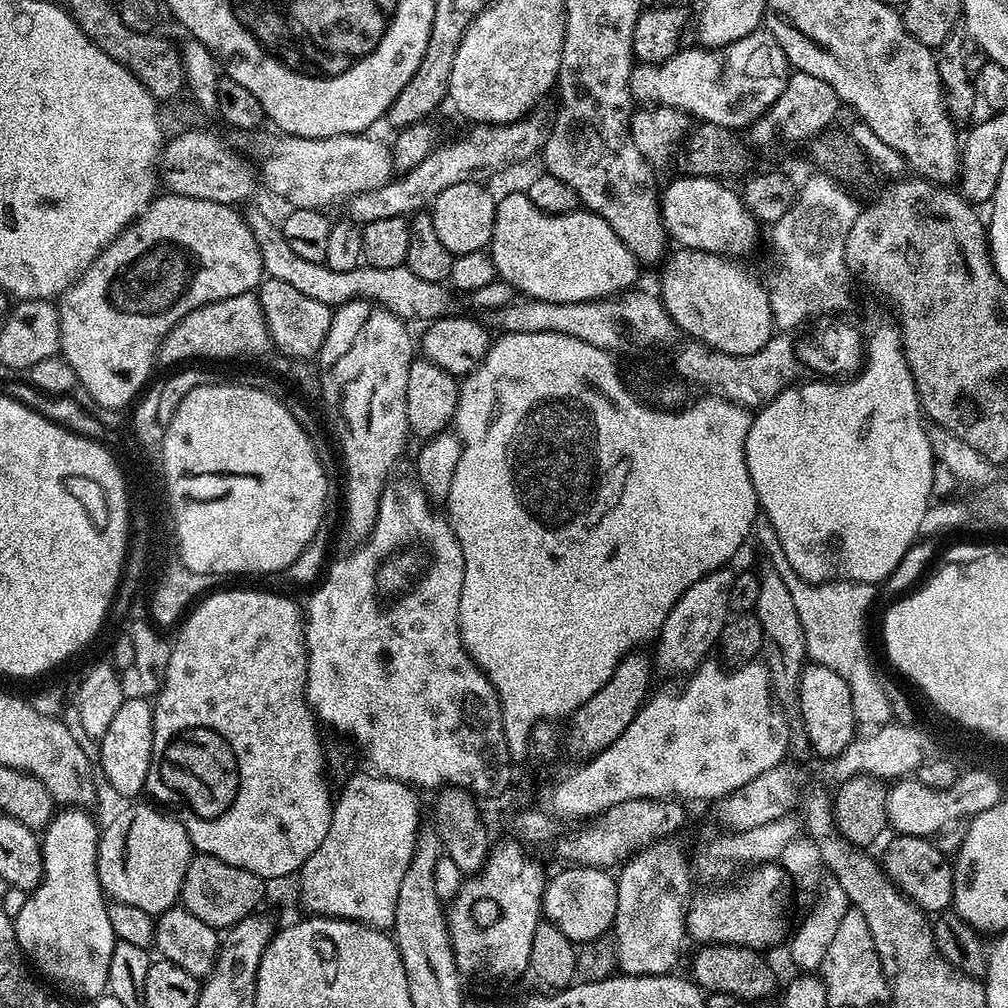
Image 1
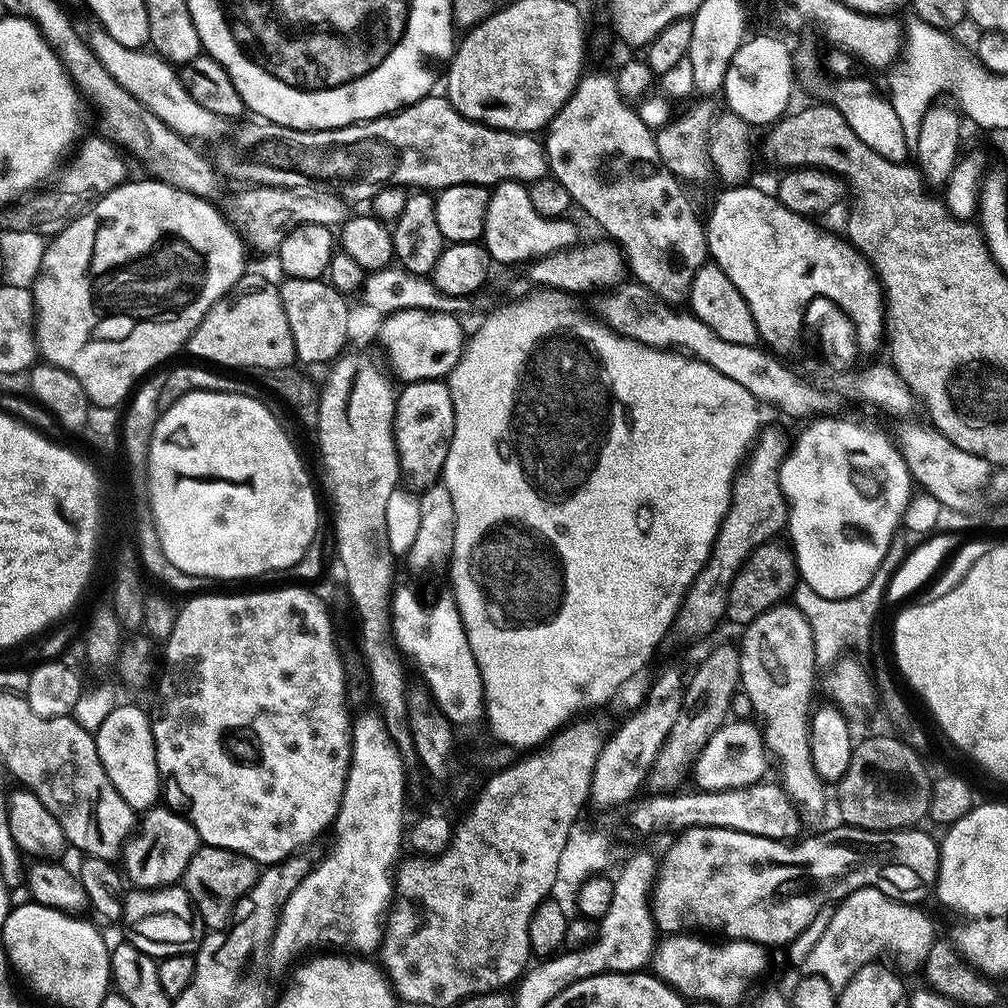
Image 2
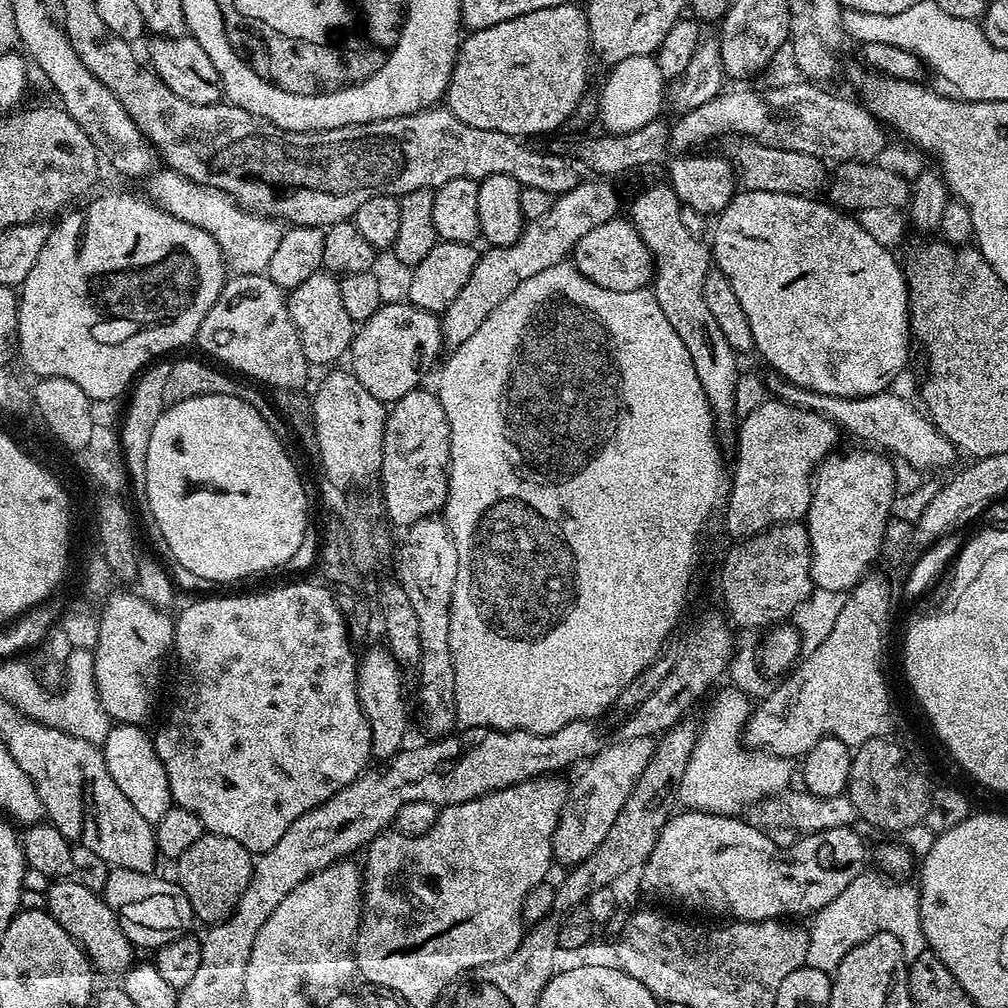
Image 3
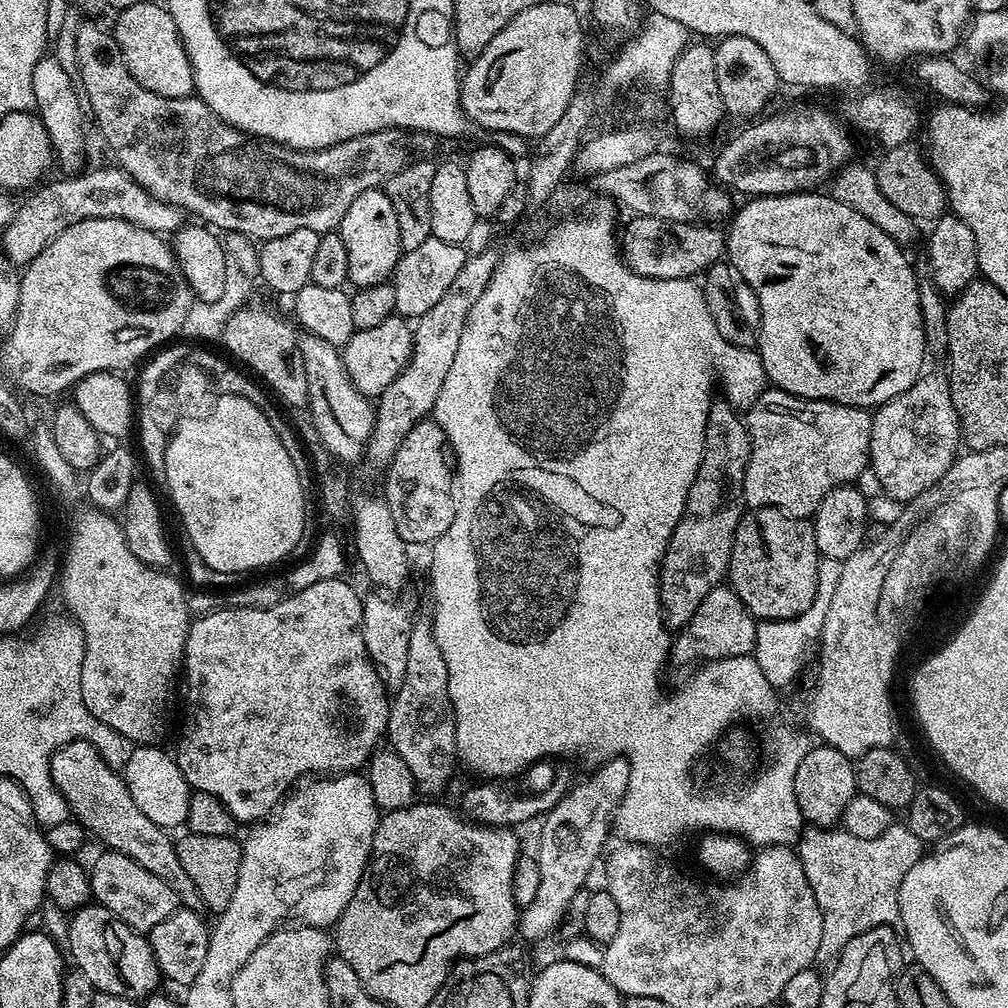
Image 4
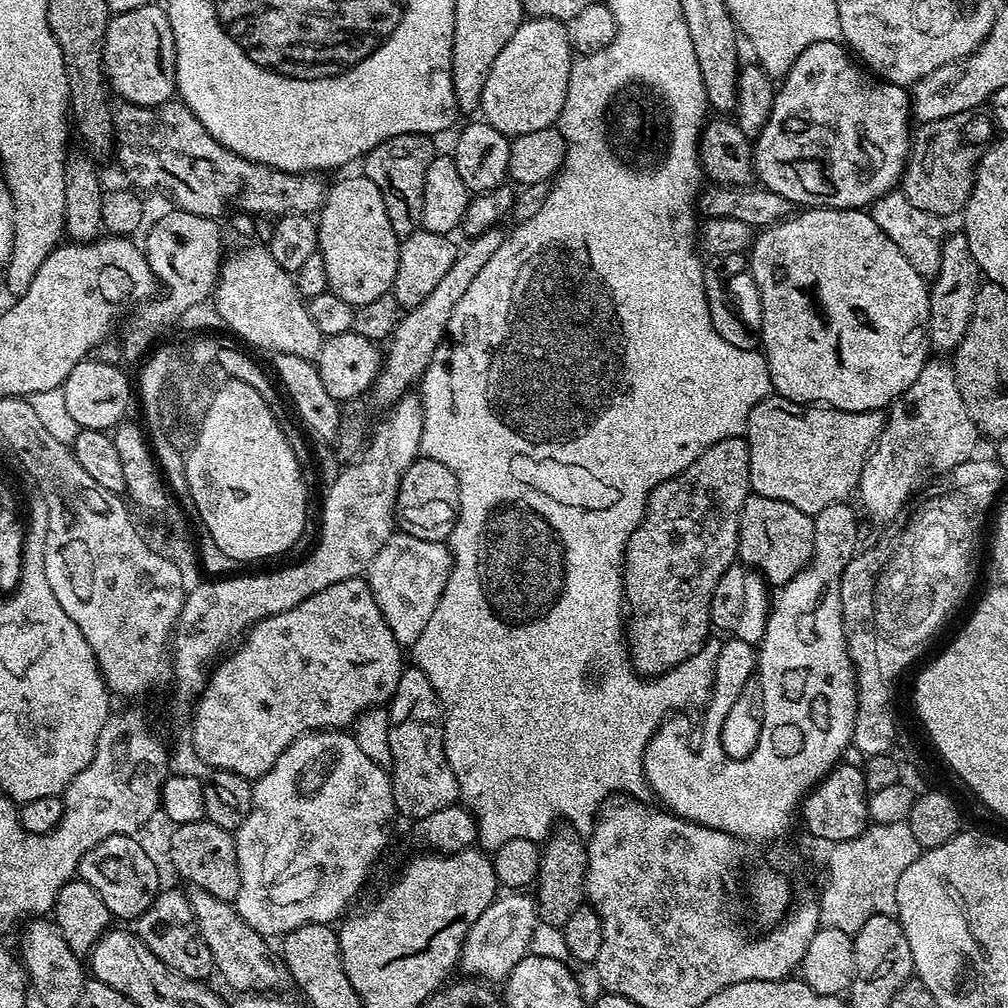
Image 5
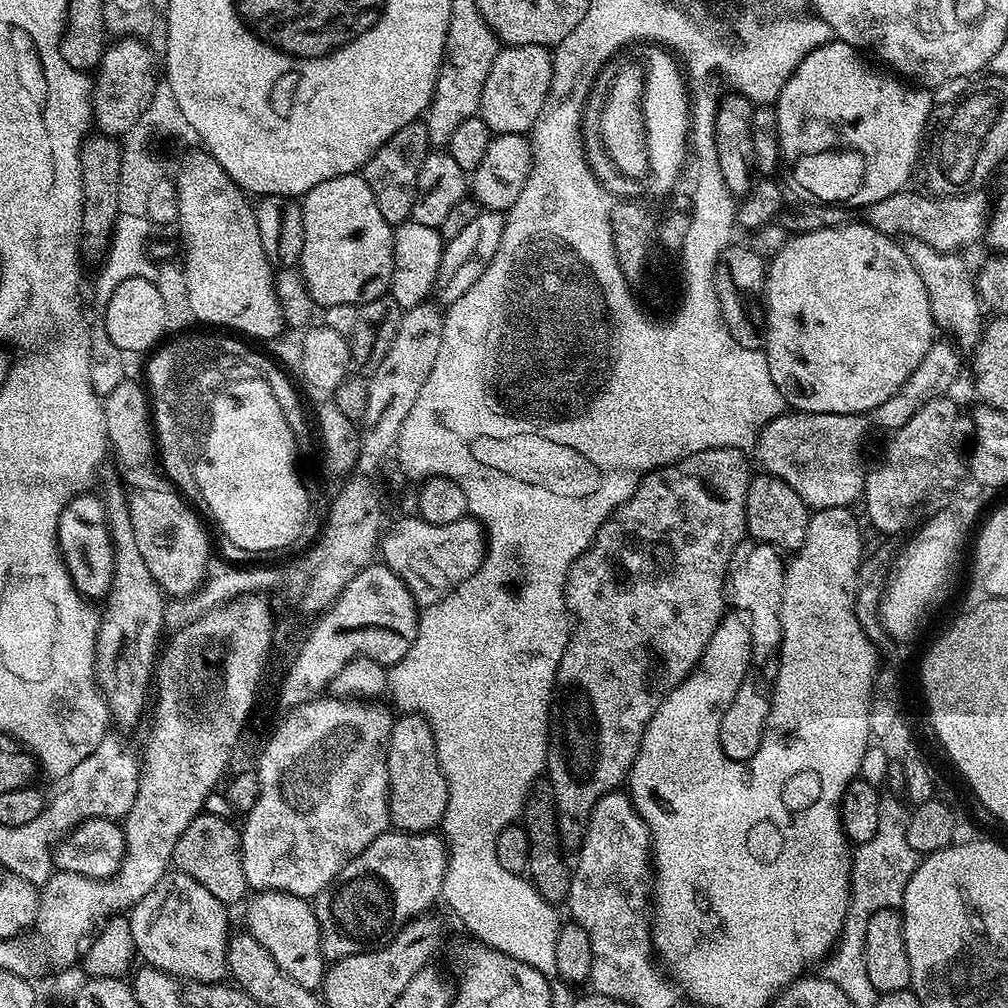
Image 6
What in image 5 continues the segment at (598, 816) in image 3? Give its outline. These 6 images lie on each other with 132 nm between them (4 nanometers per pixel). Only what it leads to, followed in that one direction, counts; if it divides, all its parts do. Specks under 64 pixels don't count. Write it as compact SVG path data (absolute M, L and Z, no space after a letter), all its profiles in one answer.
M528 894L497 895L496 899L492 901L492 905L486 910L482 910L478 922L474 922L474 926L470 926L458 961L459 971L464 971L461 973L465 977L479 978L485 982L503 981L510 974L510 970L514 970L514 966L518 966L518 962L522 962L522 958L529 955L532 947L532 935L538 923L538 909L535 899L531 895L524 895Z

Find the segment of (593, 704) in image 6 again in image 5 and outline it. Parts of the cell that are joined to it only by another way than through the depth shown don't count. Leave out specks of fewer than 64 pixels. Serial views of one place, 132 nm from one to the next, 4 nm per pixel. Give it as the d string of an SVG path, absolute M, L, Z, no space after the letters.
M740 434L727 436L722 442L711 444L693 464L686 466L686 470L682 470L674 478L662 482L648 496L648 511L644 513L644 520L634 530L634 534L630 534L628 545L624 551L624 566L622 569L624 578L624 602L627 612L626 647L628 650L628 659L631 660L633 668L641 676L645 678L662 676L674 666L678 666L682 662L694 658L694 654L698 654L698 650L702 650L704 645L709 643L710 636L708 636L708 628L710 630L713 627L712 615L710 614L710 602L714 594L714 586L718 582L718 578L722 578L722 574L726 574L726 570L730 565L737 563L738 560L736 547L740 541L740 511L746 502L746 498L750 494L748 486L749 474L750 466L748 465L747 439Z

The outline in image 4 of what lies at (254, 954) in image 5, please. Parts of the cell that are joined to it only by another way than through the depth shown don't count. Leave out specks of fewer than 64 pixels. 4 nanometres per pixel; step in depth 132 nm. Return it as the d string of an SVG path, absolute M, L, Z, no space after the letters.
M71 740L69 744L63 744L50 758L50 778L68 803L69 813L83 826L85 833L100 836L105 849L121 852L160 878L170 886L183 907L193 910L201 907L200 895L194 882L190 882L190 874L186 874L182 862L178 862L173 837L168 837L171 835L165 829L150 822L150 818L134 806L134 798L130 798L130 790L126 790L123 775L101 758L95 744L88 740Z

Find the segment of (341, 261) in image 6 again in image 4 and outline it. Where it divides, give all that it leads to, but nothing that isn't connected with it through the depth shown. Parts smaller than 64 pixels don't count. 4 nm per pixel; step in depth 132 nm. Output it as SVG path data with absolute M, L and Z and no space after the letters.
M383 187L371 188L366 190L366 194L358 194L358 198L350 202L350 210L346 210L338 231L350 258L349 285L365 288L382 284L395 272L396 263L402 255L398 238L398 214L394 214L394 202L390 202Z

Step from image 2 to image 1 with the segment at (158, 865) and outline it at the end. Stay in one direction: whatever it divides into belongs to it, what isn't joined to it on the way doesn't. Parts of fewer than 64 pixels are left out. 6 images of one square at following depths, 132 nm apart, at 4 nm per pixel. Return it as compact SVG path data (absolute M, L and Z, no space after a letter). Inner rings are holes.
M129 803L121 816L102 828L96 853L96 869L105 897L126 906L138 906L161 914L180 900L186 866L194 849L182 822L175 816L148 804ZM152 807L152 808L151 808Z

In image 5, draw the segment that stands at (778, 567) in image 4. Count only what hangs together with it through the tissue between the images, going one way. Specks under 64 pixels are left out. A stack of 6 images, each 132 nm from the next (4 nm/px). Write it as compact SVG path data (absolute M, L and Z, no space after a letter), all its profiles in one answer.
M749 494L740 511L740 541L736 547L739 563L755 570L769 585L790 582L812 560L814 519L790 502Z

